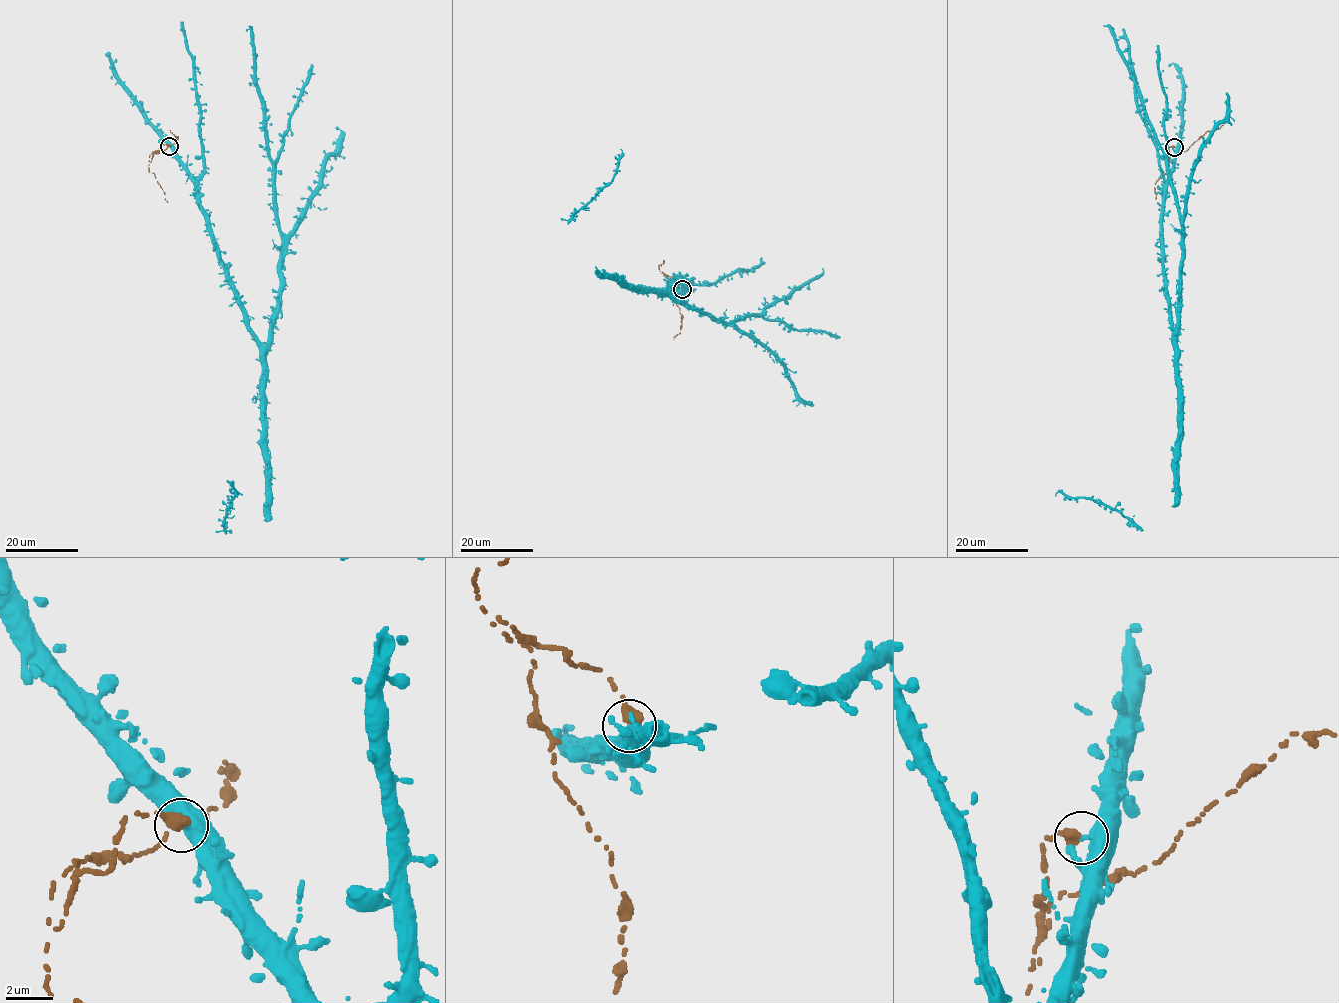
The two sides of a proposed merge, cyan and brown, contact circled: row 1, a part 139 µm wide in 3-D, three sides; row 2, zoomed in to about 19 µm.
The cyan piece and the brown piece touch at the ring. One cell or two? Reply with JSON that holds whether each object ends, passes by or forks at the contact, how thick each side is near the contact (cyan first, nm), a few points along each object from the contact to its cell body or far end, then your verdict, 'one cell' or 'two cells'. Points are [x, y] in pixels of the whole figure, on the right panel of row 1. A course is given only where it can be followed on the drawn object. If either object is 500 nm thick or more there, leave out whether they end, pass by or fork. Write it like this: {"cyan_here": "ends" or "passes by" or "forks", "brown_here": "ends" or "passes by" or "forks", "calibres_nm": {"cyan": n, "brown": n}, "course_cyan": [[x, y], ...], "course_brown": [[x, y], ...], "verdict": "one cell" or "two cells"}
{"cyan_here": "ends", "brown_here": "ends", "calibres_nm": {"cyan": 320, "brown": 480}, "course_cyan": [[1174, 147], [1161, 227], [1162, 259], [1174, 331], [1181, 215], [1166, 153], [1148, 119], [1115, 34], [1104, 25]], "course_brown": [[1174, 147], [1168, 147], [1169, 158], [1187, 151], [1206, 131], [1219, 129], [1225, 123]], "verdict": "two cells"}

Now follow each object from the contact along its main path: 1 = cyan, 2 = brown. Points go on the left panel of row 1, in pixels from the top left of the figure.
1: (169, 146), (195, 186), (207, 230), (245, 327), (265, 346), (277, 306), (281, 233), (248, 26)
2: (169, 146), (160, 144), (158, 152), (153, 153), (177, 141), (177, 136), (169, 130)

